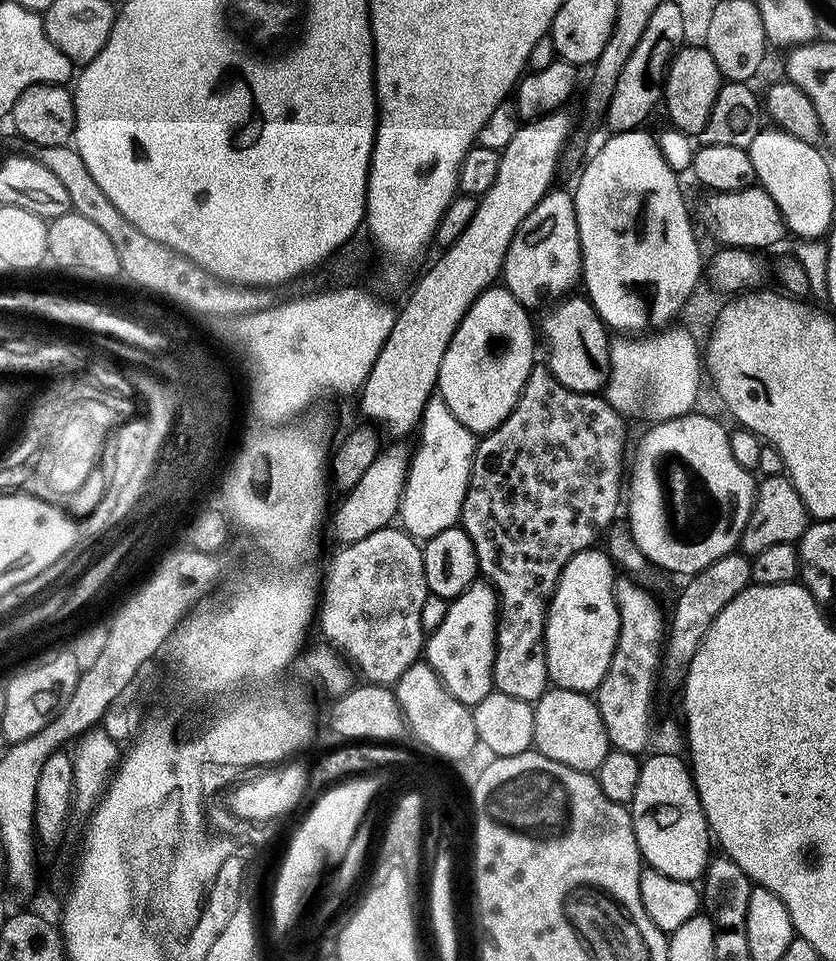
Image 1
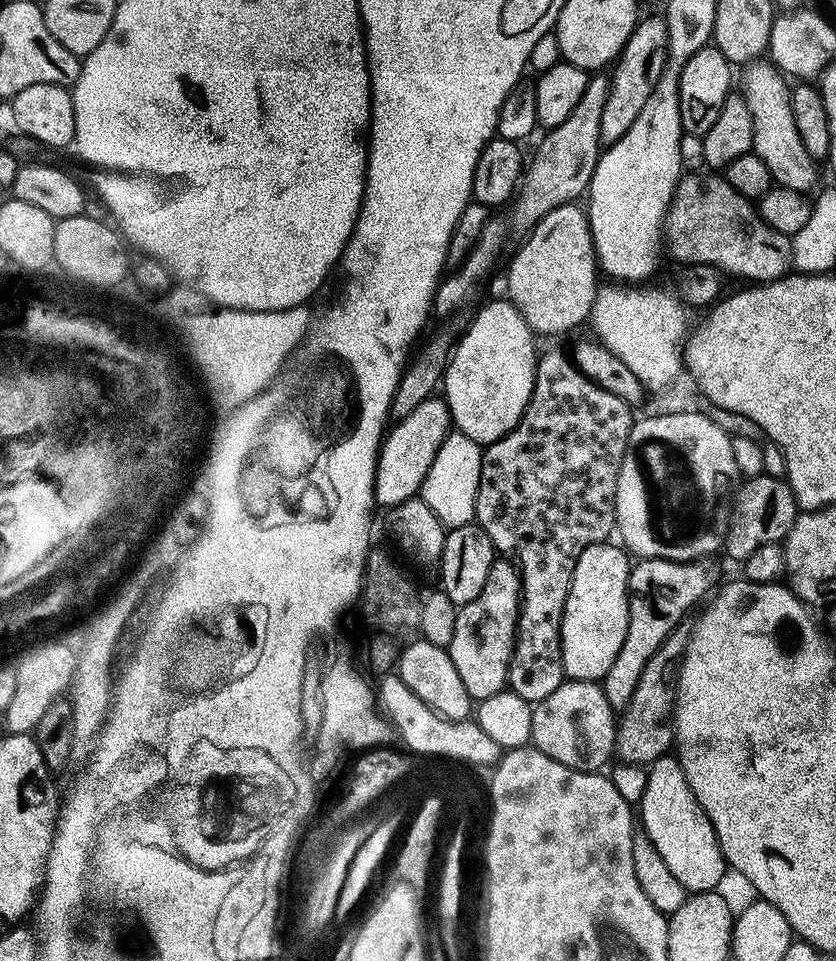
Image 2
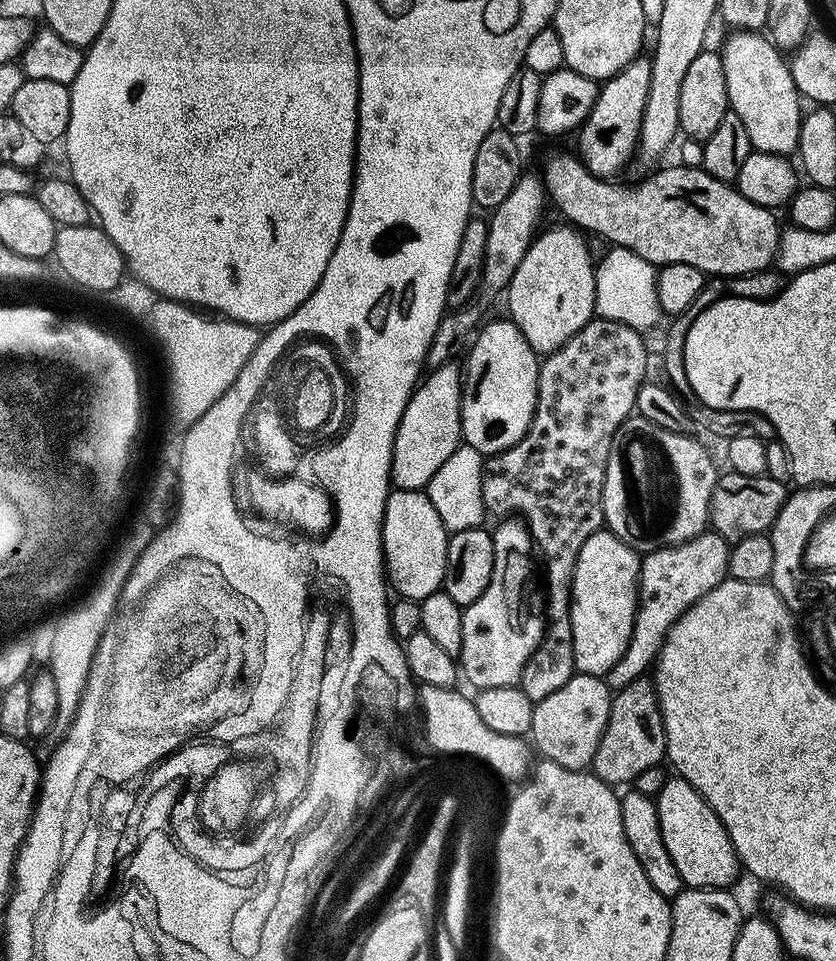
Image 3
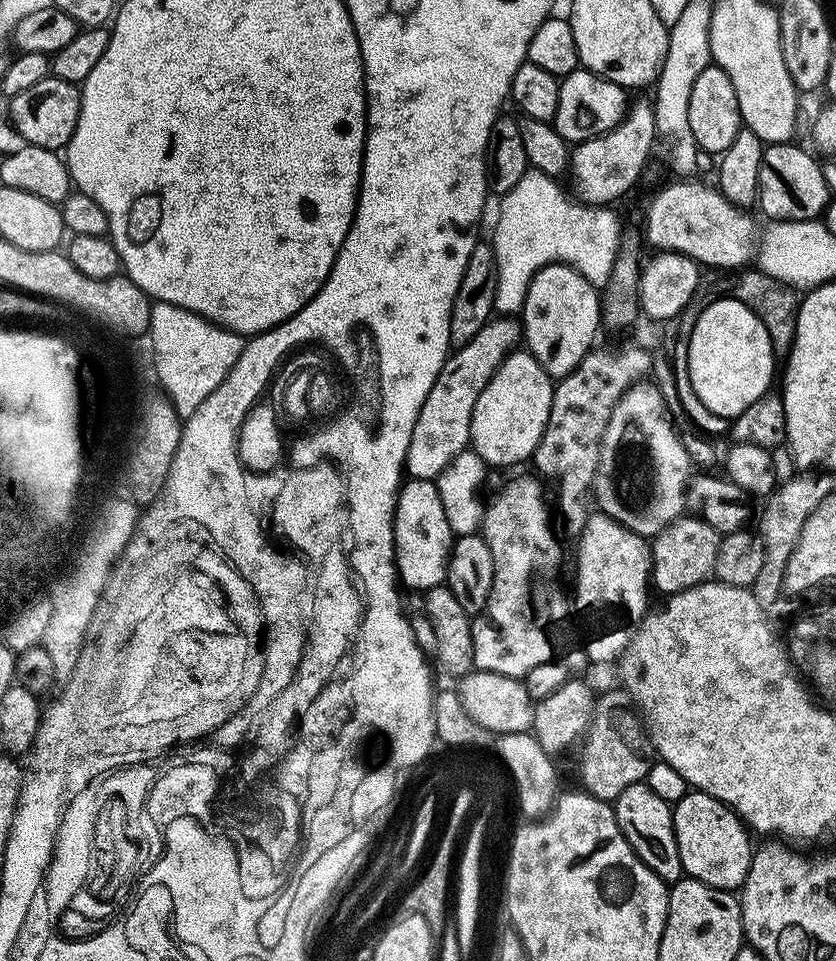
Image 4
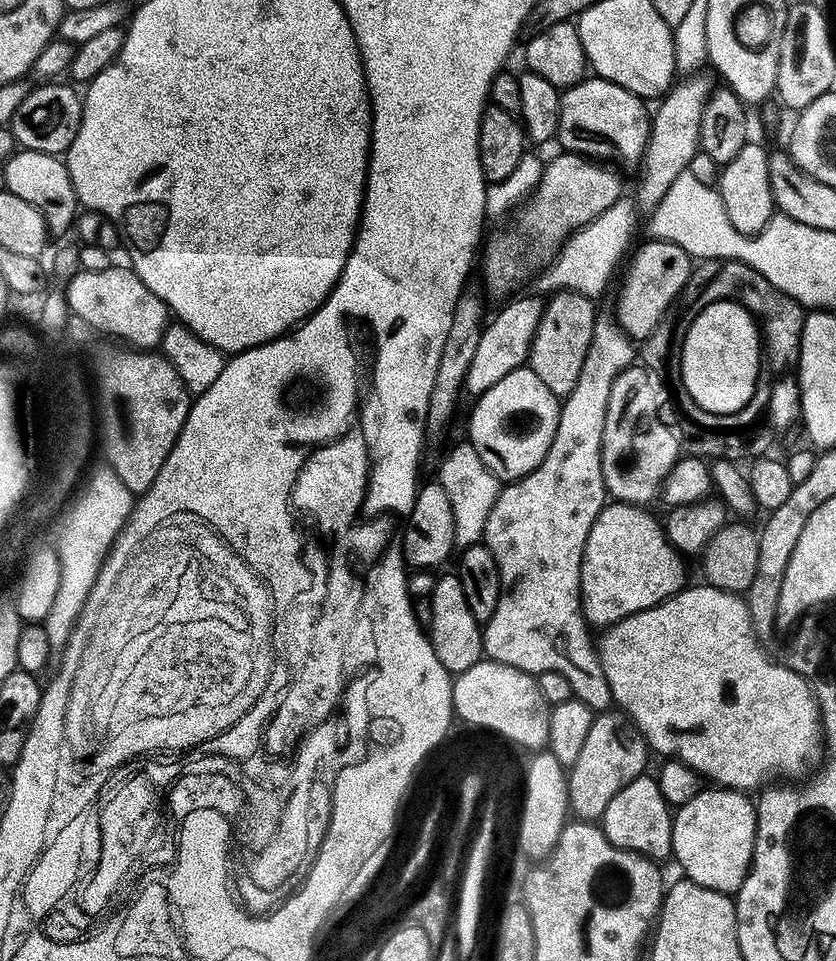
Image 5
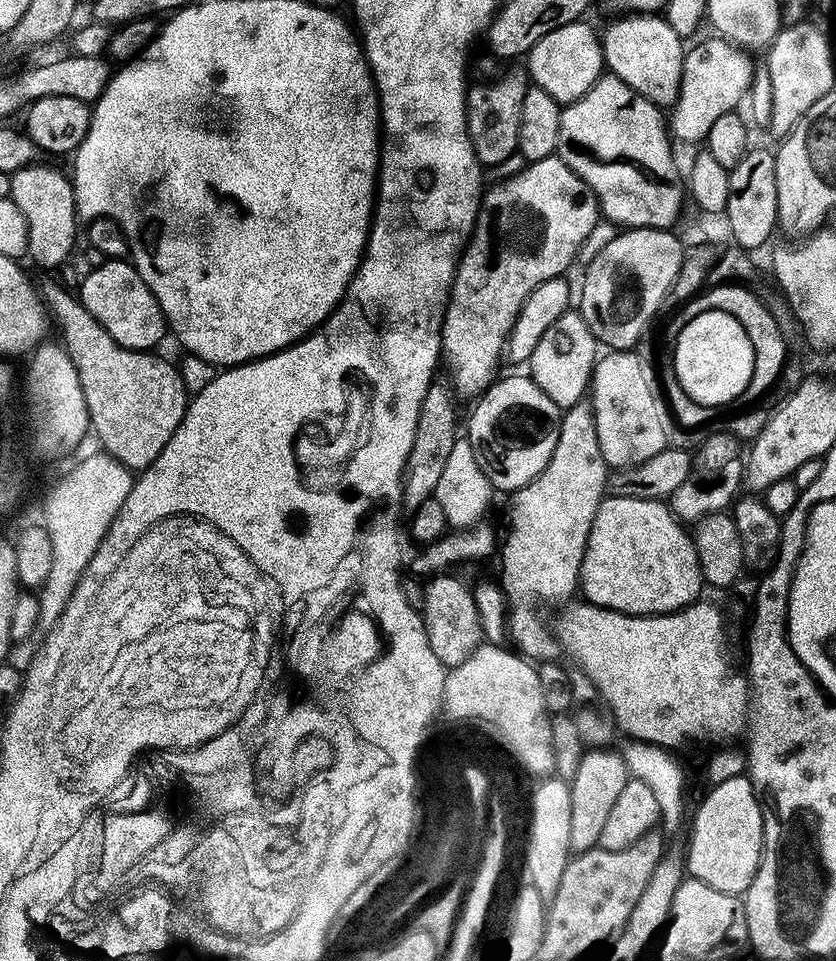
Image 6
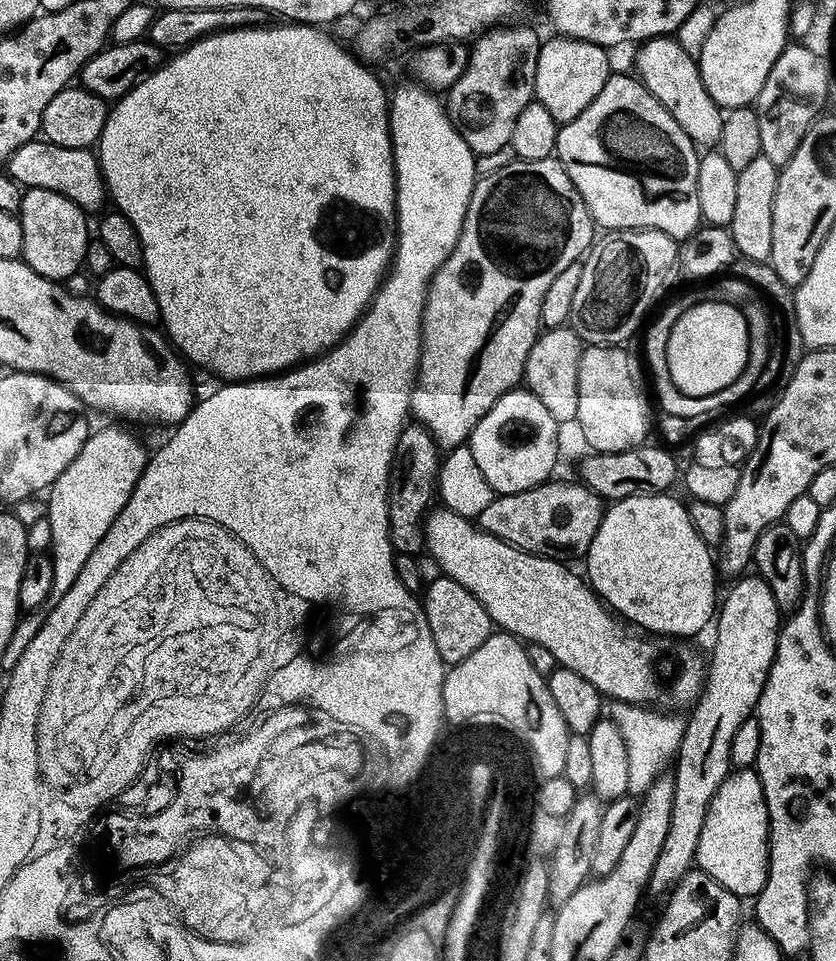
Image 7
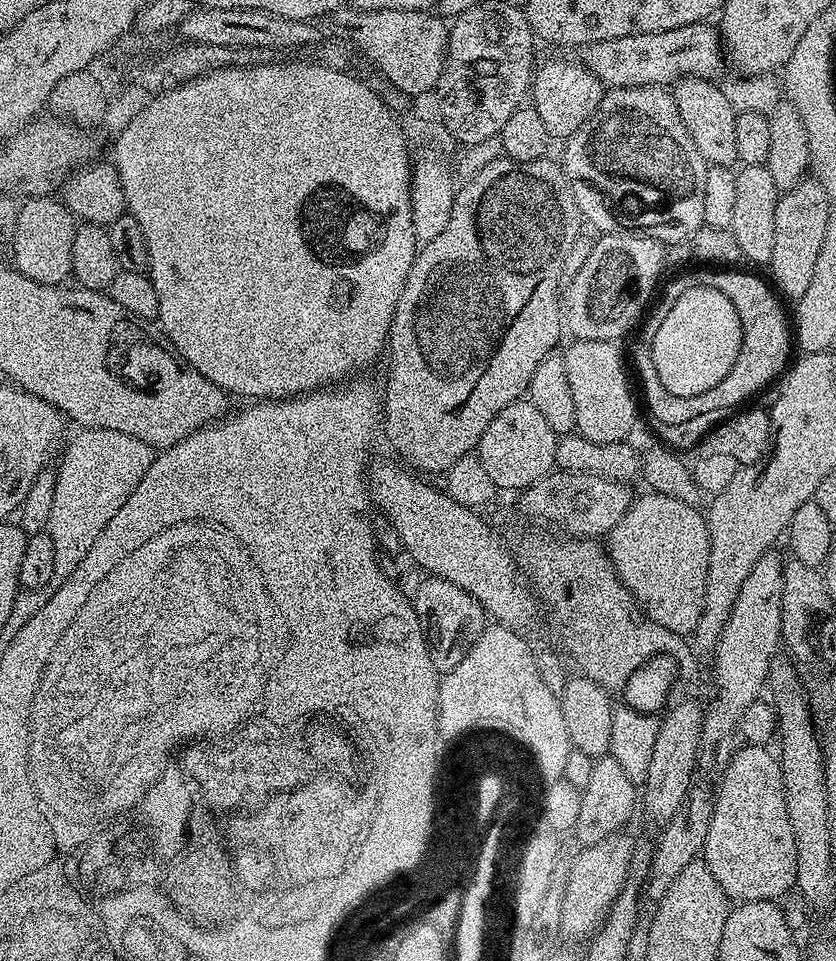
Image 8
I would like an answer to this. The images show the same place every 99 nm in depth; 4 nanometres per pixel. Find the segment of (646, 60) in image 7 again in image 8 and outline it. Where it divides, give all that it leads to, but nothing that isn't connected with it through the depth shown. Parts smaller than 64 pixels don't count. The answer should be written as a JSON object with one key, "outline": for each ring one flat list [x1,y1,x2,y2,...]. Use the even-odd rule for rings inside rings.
{"outline":[[685,76,675,85,674,95,678,114,690,138,694,138,694,146,698,146,698,154,702,154,705,164,732,168,738,161,738,138,734,135,737,112,722,94,719,83,702,76]]}

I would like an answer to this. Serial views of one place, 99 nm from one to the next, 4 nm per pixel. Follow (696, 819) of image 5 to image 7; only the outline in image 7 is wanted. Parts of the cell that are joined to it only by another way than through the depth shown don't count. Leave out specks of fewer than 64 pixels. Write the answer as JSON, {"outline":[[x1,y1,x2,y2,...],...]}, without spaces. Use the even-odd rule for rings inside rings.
{"outline":[[733,771,722,782,718,794,714,794,710,810,706,814,706,822,702,826,695,863,699,871,714,878,723,888,738,897,755,898,762,890,768,877,768,807,764,801,762,782,755,771]]}

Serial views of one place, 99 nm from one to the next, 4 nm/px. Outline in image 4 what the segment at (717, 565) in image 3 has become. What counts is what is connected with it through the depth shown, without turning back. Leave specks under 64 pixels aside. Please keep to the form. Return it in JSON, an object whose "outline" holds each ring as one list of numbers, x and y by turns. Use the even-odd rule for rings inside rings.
{"outline":[[688,514,661,530,651,541,654,588,664,592,665,597,675,596,705,583,715,573,722,536,705,520]]}

